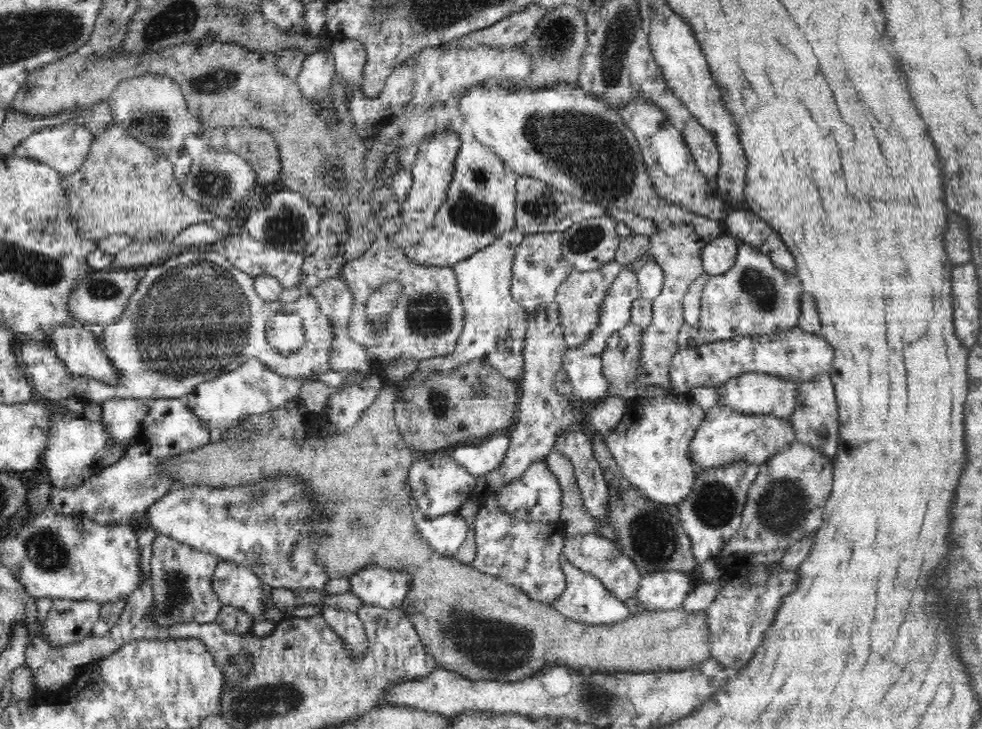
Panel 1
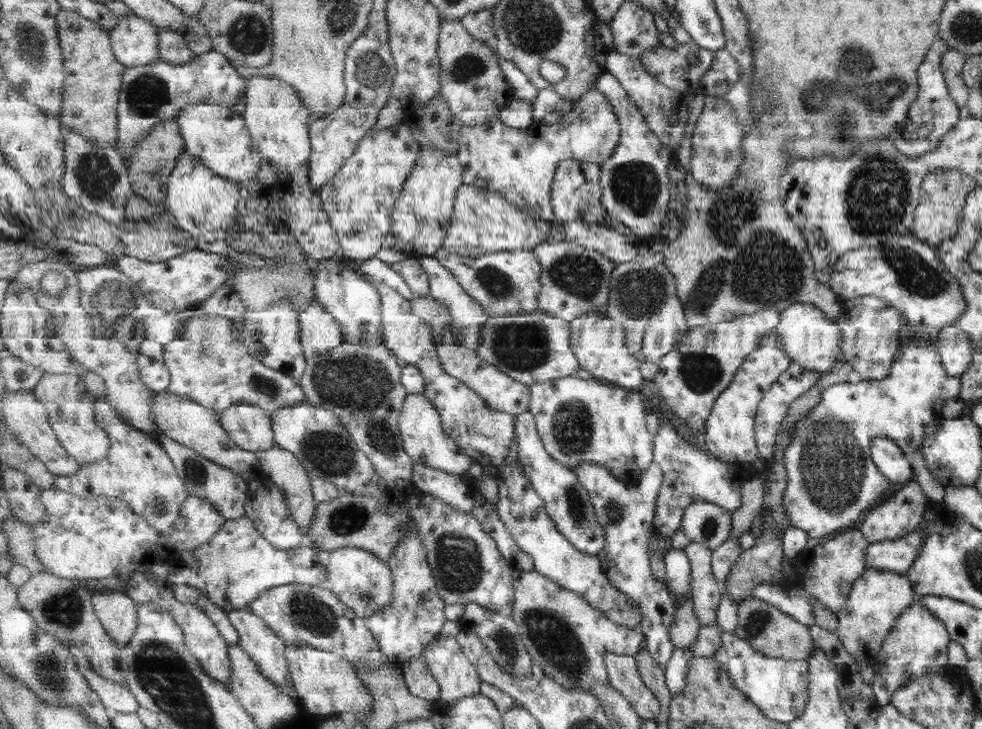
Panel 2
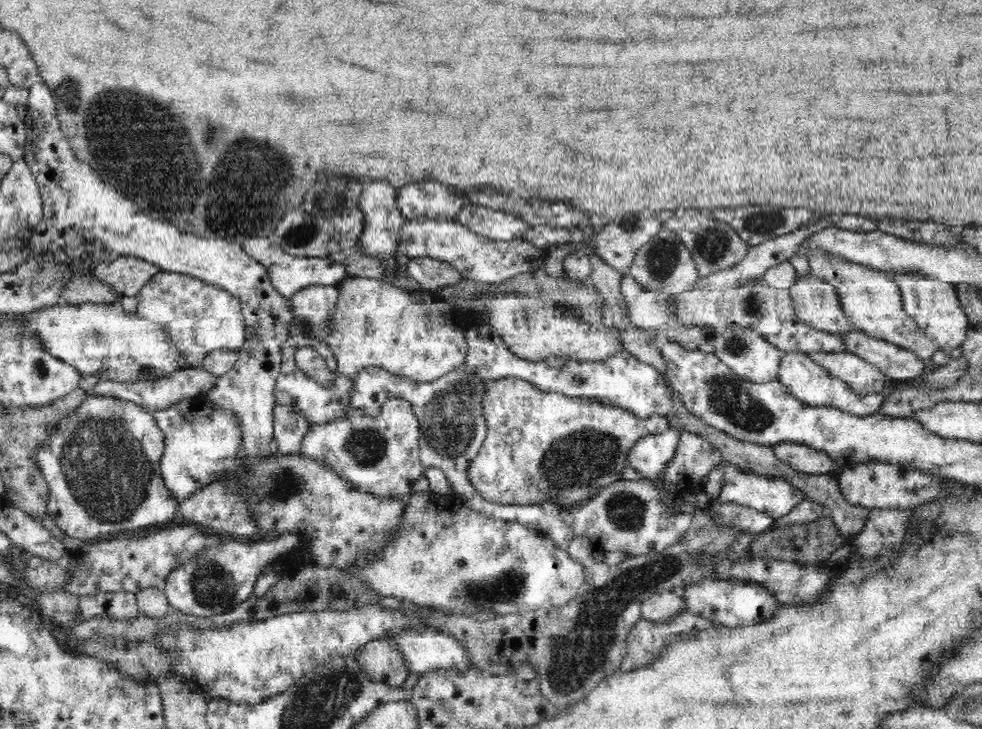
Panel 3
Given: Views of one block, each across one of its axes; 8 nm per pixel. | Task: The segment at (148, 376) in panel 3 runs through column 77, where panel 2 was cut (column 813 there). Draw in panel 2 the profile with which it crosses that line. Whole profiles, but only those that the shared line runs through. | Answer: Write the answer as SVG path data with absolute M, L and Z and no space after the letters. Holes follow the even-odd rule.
M795 302L779 312L779 322L774 328L778 336L780 349L795 362L807 370L815 370L820 374L829 372L839 359L841 351L840 332L836 321L829 321L815 307L806 303Z

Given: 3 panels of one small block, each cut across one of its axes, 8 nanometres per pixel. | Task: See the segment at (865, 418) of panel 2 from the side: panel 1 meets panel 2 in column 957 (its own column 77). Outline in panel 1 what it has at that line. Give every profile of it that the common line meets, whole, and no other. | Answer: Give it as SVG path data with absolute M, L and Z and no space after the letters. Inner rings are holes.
M219 247L206 255L179 252L164 262L139 270L142 278L136 292L132 294L131 304L120 321L106 326L103 330L102 344L106 346L106 355L121 373L121 384L118 387L108 387L89 377L71 378L68 376L65 363L54 354L54 350L50 352L50 343L48 346L44 344L40 346L32 342L22 342L20 344L22 368L25 375L32 377L34 390L38 390L43 400L52 403L62 398L76 396L80 400L101 404L109 398L152 400L185 397L202 382L209 382L222 374L236 370L237 366L247 358L260 359L276 370L277 374L289 378L304 378L304 376L308 378L312 372L322 374L330 370L327 350L331 343L332 331L328 318L320 313L318 303L305 293L286 307L279 301L264 301L255 291L253 279L230 265ZM283 311L296 315L303 321L304 344L294 354L288 356L280 354L278 349L268 343L266 337L267 322Z

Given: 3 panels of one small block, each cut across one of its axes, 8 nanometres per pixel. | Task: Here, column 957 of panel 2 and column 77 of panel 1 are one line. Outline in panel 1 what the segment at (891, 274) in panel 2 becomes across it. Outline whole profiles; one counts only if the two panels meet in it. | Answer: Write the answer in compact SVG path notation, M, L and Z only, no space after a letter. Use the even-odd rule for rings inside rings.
M131 268L128 270L115 271L93 271L88 277L72 292L69 301L72 315L77 320L84 322L85 325L101 324L104 327L120 321L124 312L131 304L131 299L141 282L142 274L139 269Z

